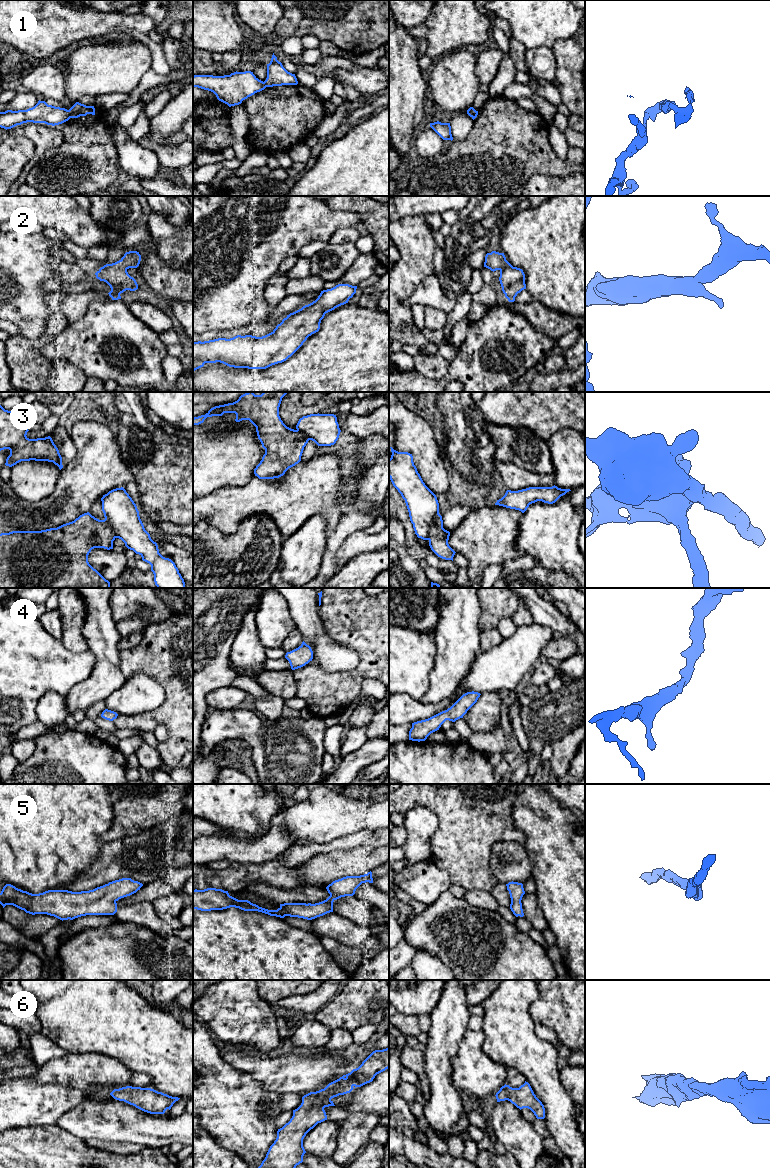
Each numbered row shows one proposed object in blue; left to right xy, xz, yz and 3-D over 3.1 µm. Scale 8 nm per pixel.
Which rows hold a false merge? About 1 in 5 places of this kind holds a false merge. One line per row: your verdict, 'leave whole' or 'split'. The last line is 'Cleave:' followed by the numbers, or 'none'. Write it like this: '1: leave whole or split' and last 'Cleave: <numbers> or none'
1: split
2: leave whole
3: split
4: leave whole
5: leave whole
6: leave whole
Cleave: 1, 3

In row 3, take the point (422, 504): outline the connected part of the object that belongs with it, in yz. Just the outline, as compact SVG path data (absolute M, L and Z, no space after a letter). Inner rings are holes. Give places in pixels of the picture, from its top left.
M390 448L389 478L405 500L415 534L429 540L431 525L439 515L437 497L423 482L412 454Z

